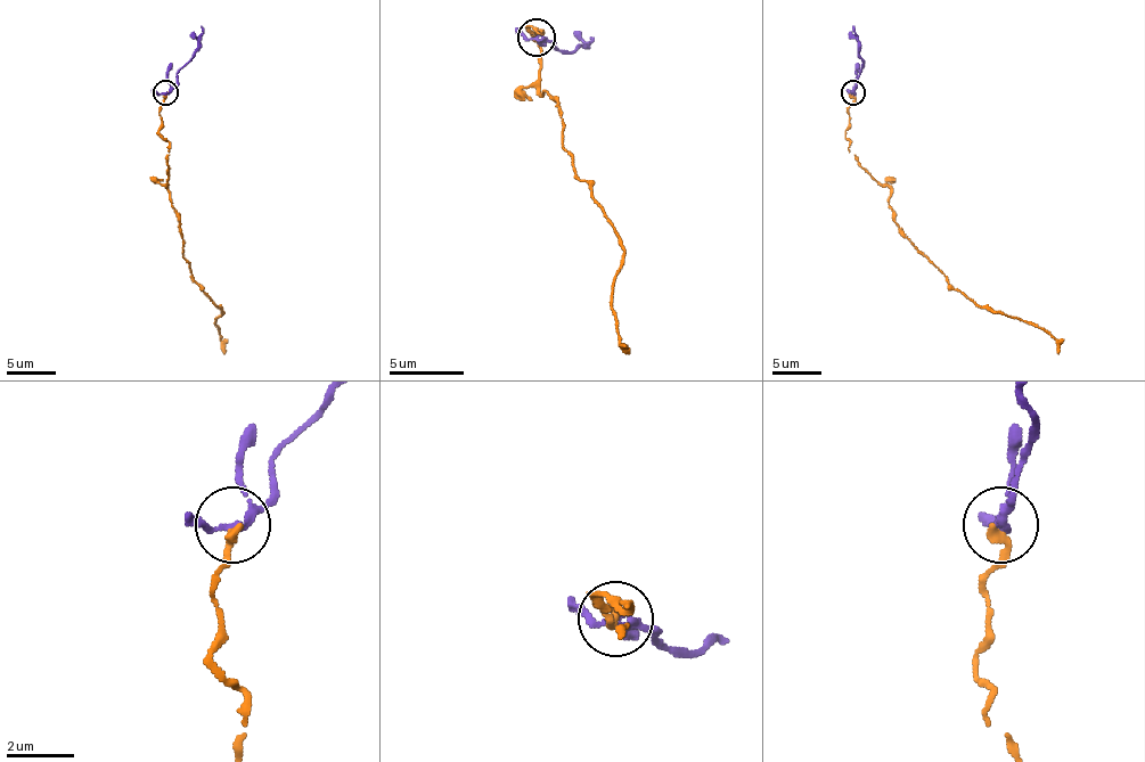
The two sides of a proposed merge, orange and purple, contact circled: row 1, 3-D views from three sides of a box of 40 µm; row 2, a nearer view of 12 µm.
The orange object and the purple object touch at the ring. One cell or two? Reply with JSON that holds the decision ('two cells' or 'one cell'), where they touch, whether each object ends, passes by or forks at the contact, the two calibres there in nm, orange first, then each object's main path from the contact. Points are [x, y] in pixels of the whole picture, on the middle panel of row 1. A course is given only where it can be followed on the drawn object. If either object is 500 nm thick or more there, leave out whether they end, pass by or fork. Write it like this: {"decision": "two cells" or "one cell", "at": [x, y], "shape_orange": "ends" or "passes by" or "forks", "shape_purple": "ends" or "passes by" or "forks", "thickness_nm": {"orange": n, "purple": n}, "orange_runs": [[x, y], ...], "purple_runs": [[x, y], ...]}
{"decision": "one cell", "at": [536, 37], "shape_orange": "ends", "shape_purple": "forks", "thickness_nm": {"orange": 280, "purple": 150}, "orange_runs": [[537, 37], [525, 29], [541, 32], [541, 92], [615, 230], [612, 316], [627, 345]], "purple_runs": [[537, 37], [556, 47], [574, 51], [593, 40], [589, 37]]}

